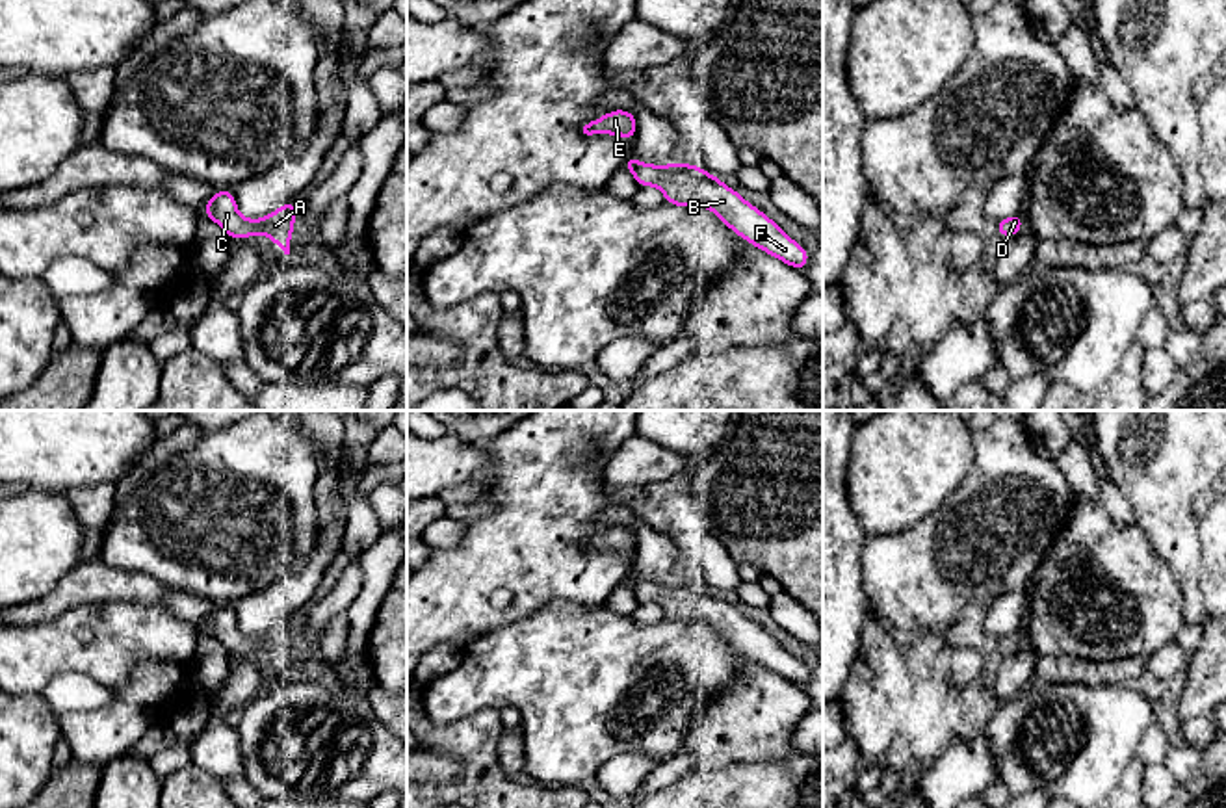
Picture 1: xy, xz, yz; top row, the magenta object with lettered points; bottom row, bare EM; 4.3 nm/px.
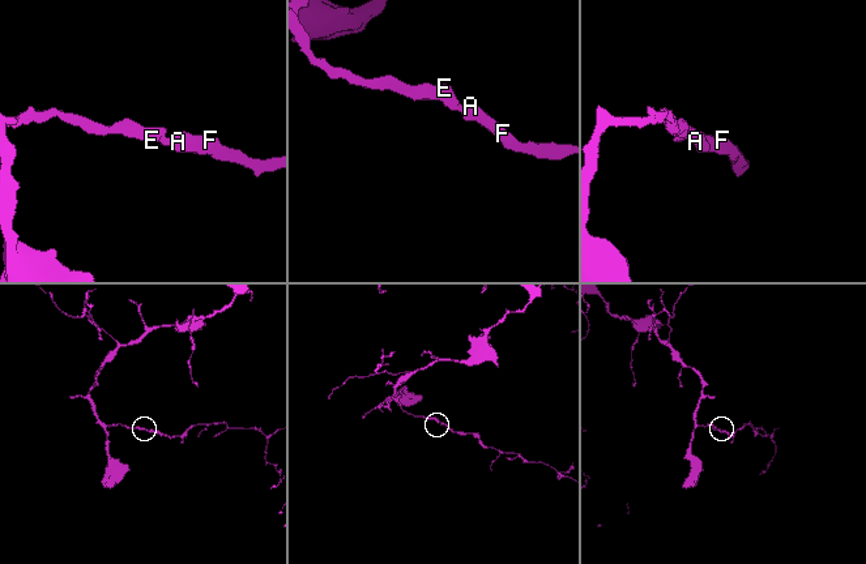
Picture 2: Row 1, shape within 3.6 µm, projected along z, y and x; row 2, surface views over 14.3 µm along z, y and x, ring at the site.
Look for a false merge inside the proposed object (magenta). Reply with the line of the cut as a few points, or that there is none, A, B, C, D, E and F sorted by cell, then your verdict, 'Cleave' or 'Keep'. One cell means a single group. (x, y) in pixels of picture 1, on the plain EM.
No split. Groups: A B C D E F. Keep

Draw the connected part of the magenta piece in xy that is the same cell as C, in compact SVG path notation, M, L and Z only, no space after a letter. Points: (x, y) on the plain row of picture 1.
M228 604L219 606L204 619L202 628L215 637L230 656L266 650L277 663L290 671L292 646L297 632L297 617L286 619L262 635L243 635L236 624L236 613Z

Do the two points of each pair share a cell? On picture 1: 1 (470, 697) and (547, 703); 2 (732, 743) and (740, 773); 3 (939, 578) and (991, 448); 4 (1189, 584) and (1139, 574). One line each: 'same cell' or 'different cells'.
1: same cell
2: different cells
3: same cell
4: different cells

